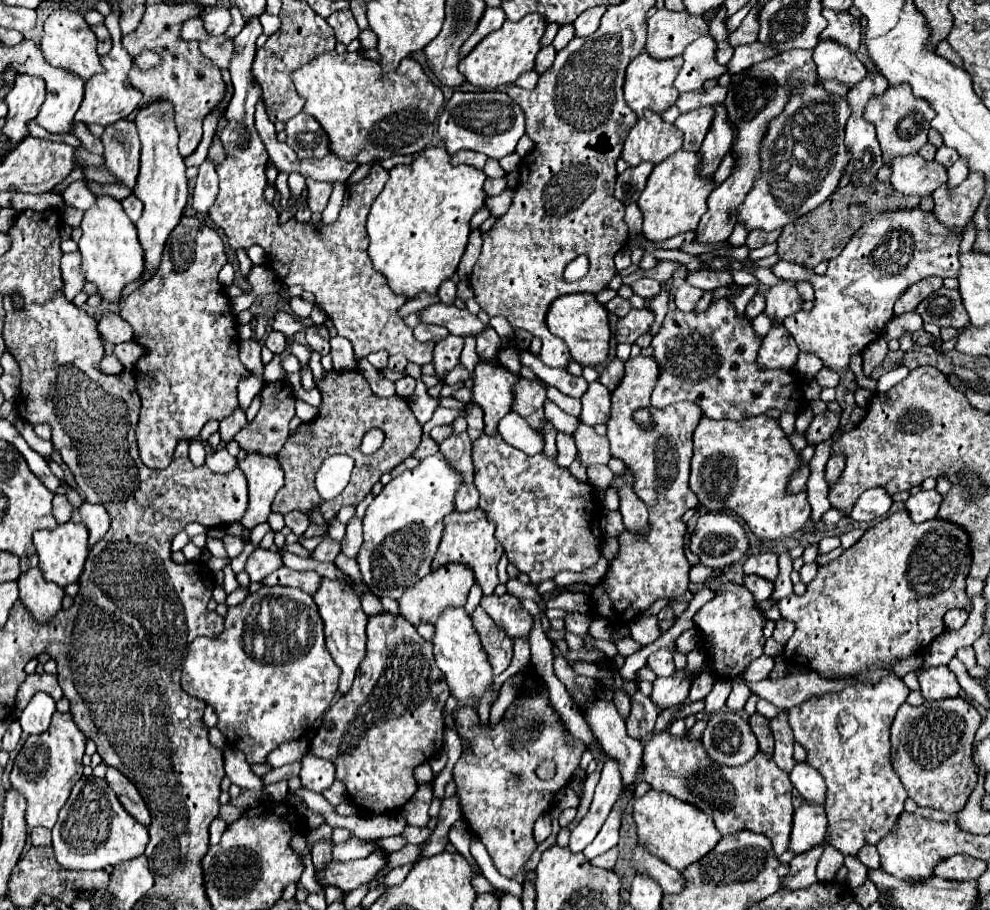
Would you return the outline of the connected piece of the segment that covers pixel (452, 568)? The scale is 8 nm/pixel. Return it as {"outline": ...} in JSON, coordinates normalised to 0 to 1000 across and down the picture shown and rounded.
{"outline":[[[455,619],[448,621],[448,625],[432,630],[426,638],[422,638],[416,647],[412,647],[404,658],[404,676],[414,682],[418,689],[422,689],[424,685],[440,685],[442,678],[451,671],[451,667],[469,667],[471,656],[475,645],[479,643],[479,630],[475,630],[475,623],[463,621],[463,619]]]}

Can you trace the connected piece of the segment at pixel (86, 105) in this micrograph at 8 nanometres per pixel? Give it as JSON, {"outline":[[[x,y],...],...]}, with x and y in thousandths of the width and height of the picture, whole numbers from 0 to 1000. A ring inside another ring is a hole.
{"outline":[[[113,3],[113,16],[107,19],[107,30],[115,43],[115,49],[113,49],[113,56],[105,63],[101,63],[101,69],[105,74],[105,80],[101,82],[95,82],[87,89],[87,100],[85,100],[85,111],[81,115],[81,120],[77,122],[75,131],[77,133],[83,133],[87,137],[91,135],[99,135],[103,140],[107,137],[113,137],[121,131],[127,131],[133,122],[139,120],[139,111],[143,109],[143,100],[135,98],[131,93],[131,87],[129,87],[129,78],[133,74],[133,63],[127,58],[127,54],[123,52],[123,38],[121,38],[121,32],[119,32],[119,21],[121,21],[121,8],[117,3]]]}

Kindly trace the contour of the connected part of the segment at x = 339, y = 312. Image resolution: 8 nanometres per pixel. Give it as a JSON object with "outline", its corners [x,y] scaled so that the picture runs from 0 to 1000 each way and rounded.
{"outline":[[[253,19],[246,32],[236,41],[236,49],[240,54],[240,63],[236,63],[232,71],[236,104],[228,120],[230,140],[222,146],[222,155],[228,164],[228,177],[218,184],[222,195],[222,212],[220,221],[212,227],[212,241],[226,252],[234,274],[265,269],[271,280],[273,293],[279,298],[289,315],[303,311],[307,320],[315,320],[319,333],[335,351],[341,368],[356,375],[360,395],[388,384],[394,390],[406,388],[412,397],[422,401],[434,399],[438,379],[422,377],[418,373],[416,362],[410,359],[410,355],[402,348],[402,337],[408,335],[410,329],[402,326],[392,315],[390,304],[376,293],[376,285],[372,280],[370,238],[378,223],[378,216],[388,208],[392,199],[392,188],[382,175],[376,177],[372,192],[364,201],[349,208],[341,241],[331,249],[323,247],[323,260],[317,256],[315,245],[307,247],[301,243],[291,243],[287,247],[281,247],[281,232],[269,223],[267,208],[271,205],[271,168],[265,155],[261,155],[261,144],[257,142],[257,115],[263,107],[263,98],[255,91],[253,80],[259,58],[259,43],[263,36],[263,21]]]}

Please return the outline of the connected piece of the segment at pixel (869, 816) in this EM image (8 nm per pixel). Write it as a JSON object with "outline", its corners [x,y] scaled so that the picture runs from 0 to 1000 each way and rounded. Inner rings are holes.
{"outline":[[[895,744],[885,753],[863,753],[848,762],[820,764],[812,773],[800,777],[797,795],[802,803],[802,812],[814,821],[814,836],[826,845],[834,858],[834,893],[836,893],[836,915],[838,926],[853,940],[865,940],[875,926],[885,929],[905,904],[907,896],[913,891],[915,867],[909,854],[903,849],[899,838],[899,797],[907,777],[915,770],[917,755],[907,744]]]}

